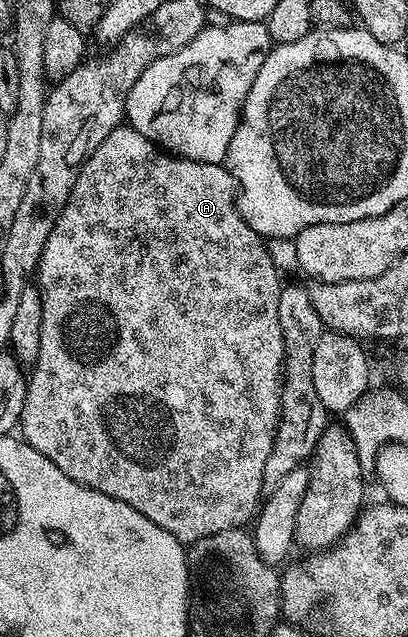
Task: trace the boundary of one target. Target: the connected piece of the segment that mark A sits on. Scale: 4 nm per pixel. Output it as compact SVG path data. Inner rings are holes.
M129 125L112 129L112 133L108 133L108 137L104 137L101 145L78 168L78 176L72 185L72 193L68 197L68 205L64 205L60 214L54 216L54 228L38 261L36 286L42 296L40 349L38 350L38 358L32 364L34 372L29 372L26 384L26 400L20 420L21 438L25 439L28 445L32 445L32 449L44 453L44 457L48 457L48 461L52 461L52 465L56 465L56 469L60 469L60 473L72 477L72 481L96 489L108 497L116 497L116 501L124 501L124 505L132 505L132 509L144 513L144 517L148 517L148 521L156 521L156 525L160 525L160 529L168 529L168 533L172 533L172 537L176 537L184 545L200 541L212 533L224 533L224 529L245 528L257 516L258 508L264 498L262 490L264 465L268 461L268 453L272 453L272 445L280 417L280 401L282 400L284 337L278 320L278 306L280 305L280 293L284 283L283 280L278 280L278 267L274 264L274 259L270 256L270 251L266 246L268 246L267 240L258 235L256 229L252 229L252 225L248 225L248 221L244 221L244 217L239 213L238 192L234 177L223 164L179 159L177 155L163 151L158 144L152 142L148 137L136 133L136 129Z

